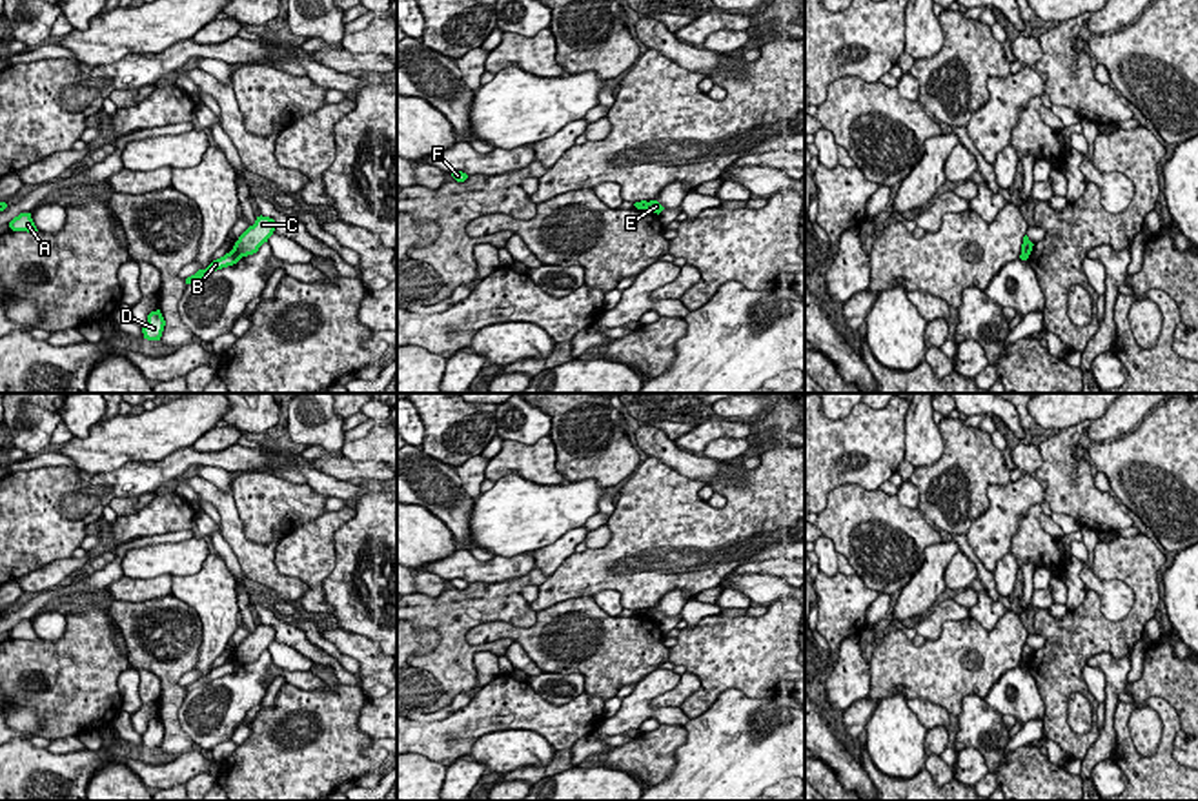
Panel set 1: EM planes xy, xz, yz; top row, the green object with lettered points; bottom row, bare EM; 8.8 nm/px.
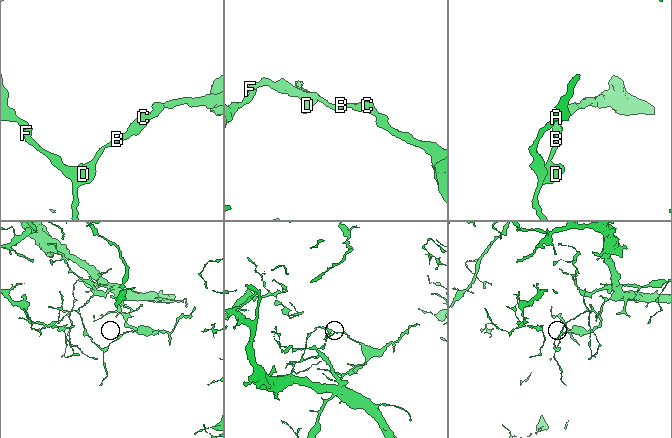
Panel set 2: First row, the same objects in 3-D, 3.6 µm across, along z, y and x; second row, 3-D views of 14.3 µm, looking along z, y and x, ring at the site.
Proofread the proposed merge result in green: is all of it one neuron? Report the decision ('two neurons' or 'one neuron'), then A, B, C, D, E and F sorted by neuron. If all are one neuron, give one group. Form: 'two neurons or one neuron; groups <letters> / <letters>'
two neurons; groups A B D F / C E

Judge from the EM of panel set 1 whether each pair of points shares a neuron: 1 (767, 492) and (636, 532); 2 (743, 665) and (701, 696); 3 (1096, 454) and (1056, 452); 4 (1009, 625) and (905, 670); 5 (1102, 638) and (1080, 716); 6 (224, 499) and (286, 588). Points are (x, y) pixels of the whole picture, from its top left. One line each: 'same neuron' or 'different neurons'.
1: same neuron
2: same neuron
3: different neurons
4: same neuron
5: different neurons
6: same neuron

